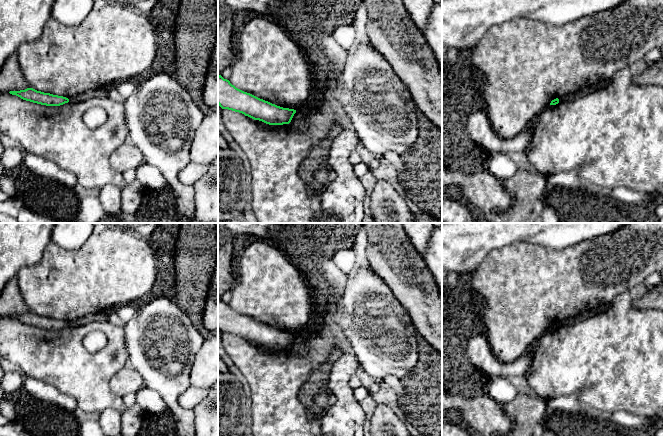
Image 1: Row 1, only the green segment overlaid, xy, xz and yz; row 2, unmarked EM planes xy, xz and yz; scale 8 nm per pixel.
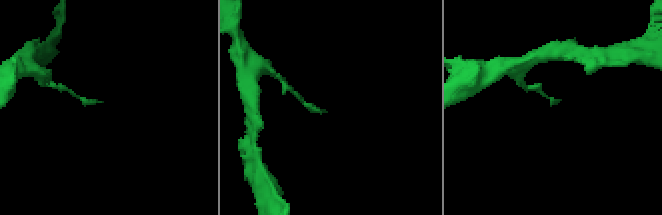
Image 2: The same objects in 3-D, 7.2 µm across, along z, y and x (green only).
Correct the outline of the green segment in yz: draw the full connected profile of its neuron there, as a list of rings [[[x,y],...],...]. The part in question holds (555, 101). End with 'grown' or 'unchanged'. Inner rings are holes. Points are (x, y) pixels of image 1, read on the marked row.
[[[577,91],[577,92],[573,92],[570,94],[567,94],[561,98],[556,98],[554,100],[551,101],[550,105],[556,105],[559,102],[568,102],[568,101],[573,101],[579,97],[581,97],[583,95],[583,91]]]; grown

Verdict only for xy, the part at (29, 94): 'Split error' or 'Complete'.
Split error

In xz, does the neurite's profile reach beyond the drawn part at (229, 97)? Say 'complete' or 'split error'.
split error

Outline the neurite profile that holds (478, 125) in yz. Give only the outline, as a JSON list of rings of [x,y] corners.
[[[484,109],[468,114],[466,129],[471,139],[488,153],[524,152],[532,139],[532,134],[527,128],[516,137],[500,137],[494,132]]]

